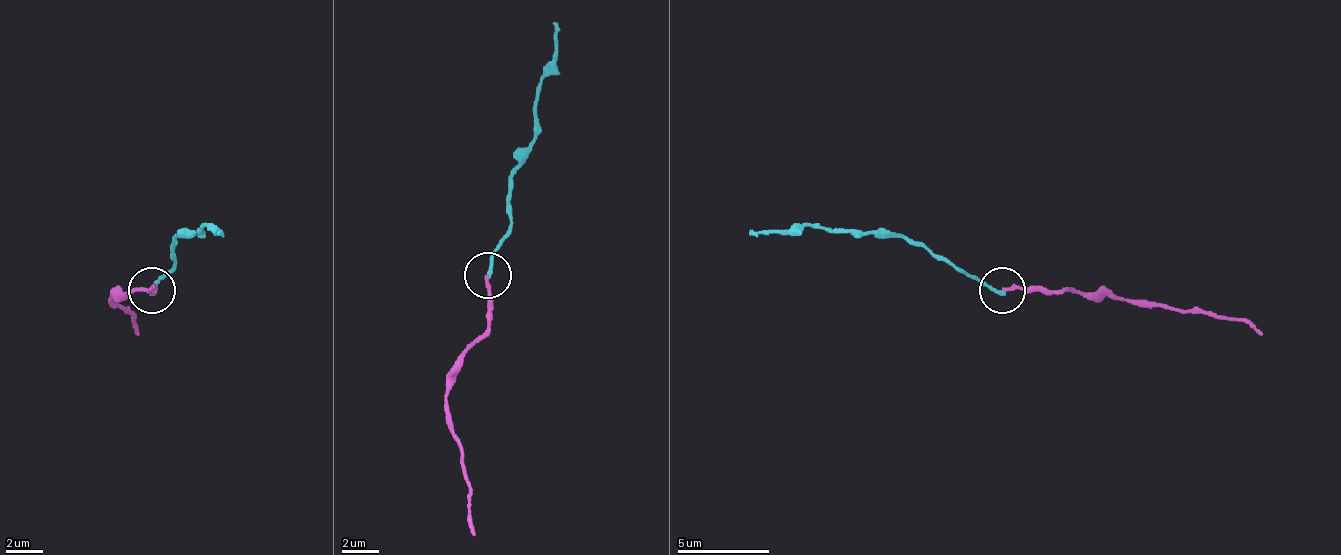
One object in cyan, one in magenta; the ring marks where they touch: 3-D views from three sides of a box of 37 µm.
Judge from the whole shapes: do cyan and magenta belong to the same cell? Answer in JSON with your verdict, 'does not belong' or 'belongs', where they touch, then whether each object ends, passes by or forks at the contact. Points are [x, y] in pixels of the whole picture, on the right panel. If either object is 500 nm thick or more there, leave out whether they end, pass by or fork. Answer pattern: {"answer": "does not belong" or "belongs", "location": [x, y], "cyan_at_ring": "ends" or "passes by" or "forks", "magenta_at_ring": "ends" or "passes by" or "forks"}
{"answer": "belongs", "location": [1002, 290], "cyan_at_ring": "ends", "magenta_at_ring": "ends"}

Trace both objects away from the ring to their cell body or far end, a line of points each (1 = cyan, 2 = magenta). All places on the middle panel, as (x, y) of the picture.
1: (489, 274), (493, 251), (512, 223), (512, 177), (535, 135), (544, 65), (554, 56), (558, 24)
2: (489, 274), (489, 329), (461, 362), (447, 418), (461, 450), (475, 533)

